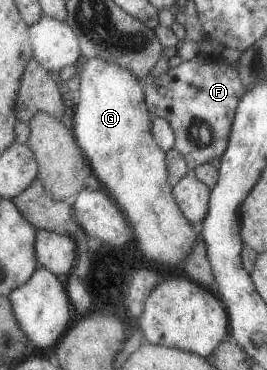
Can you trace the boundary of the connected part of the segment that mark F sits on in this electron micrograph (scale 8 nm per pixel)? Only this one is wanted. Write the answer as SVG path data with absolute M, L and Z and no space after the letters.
M203 53L183 61L177 67L170 68L167 73L158 77L152 77L149 74L140 80L150 113L162 117L172 126L175 133L175 148L187 161L190 173L198 165L212 162L226 151L236 108L246 92L239 71L233 69L230 64L220 63L216 57L217 55Z

